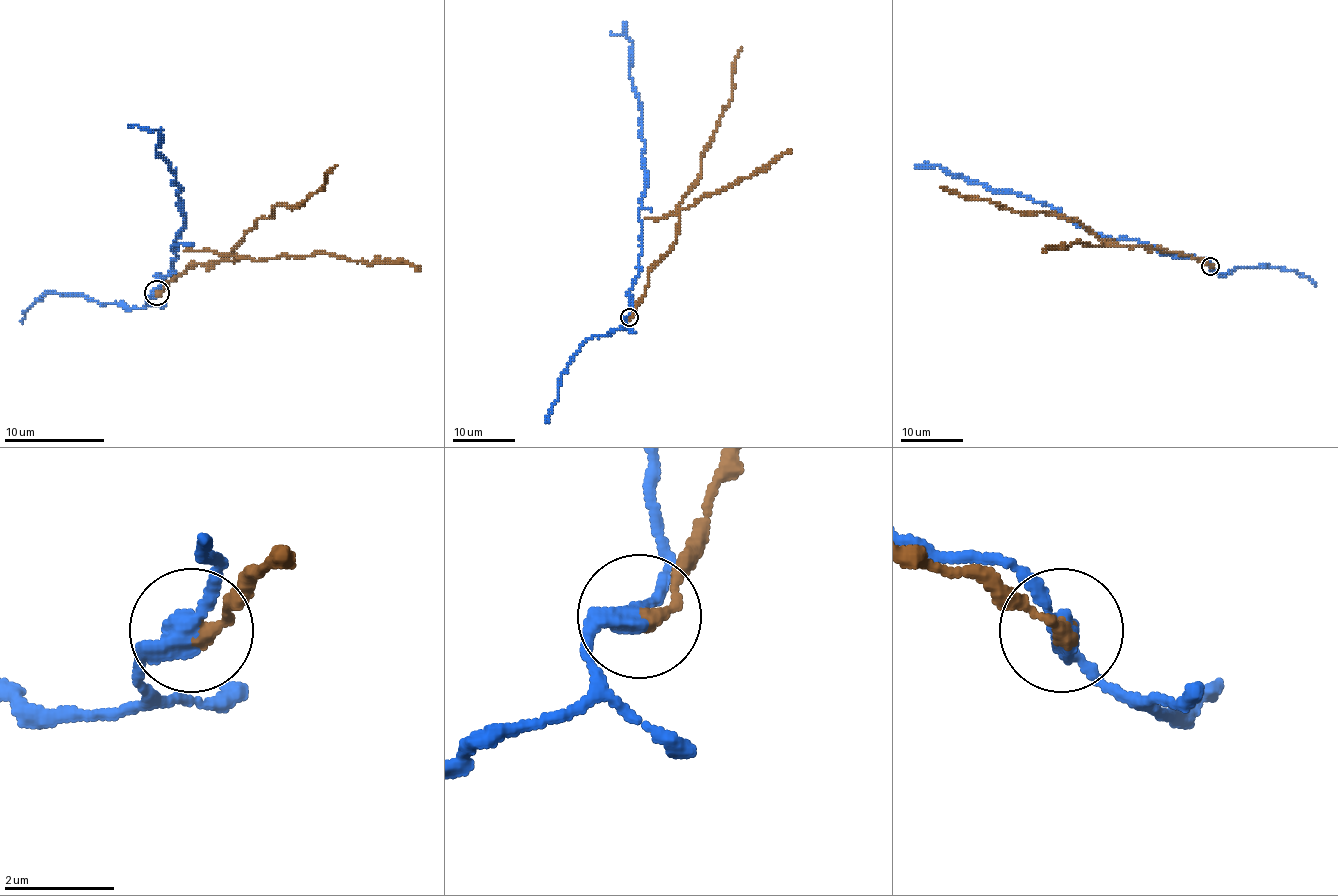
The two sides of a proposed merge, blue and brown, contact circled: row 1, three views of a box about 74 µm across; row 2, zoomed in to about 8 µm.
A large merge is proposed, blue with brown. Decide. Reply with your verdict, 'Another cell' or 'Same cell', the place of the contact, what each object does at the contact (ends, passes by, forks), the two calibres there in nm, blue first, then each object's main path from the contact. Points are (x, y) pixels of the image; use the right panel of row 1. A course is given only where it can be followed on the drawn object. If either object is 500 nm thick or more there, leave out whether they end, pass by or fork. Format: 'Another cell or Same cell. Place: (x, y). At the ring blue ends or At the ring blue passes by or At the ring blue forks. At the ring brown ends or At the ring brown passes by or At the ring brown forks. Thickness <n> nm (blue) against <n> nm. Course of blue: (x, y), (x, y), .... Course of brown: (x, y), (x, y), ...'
Another cell. Place: (1210, 266). At the ring blue passes by. At the ring brown ends. Thickness 360 nm (blue) against 280 nm. Course of blue: (1211, 267), (1204, 259), (1161, 254), (1146, 243), (1104, 239), (1051, 206), (925, 163). Course of brown: (1211, 267), (1186, 254), (1107, 245), (1077, 220), (1015, 212), (941, 187)

